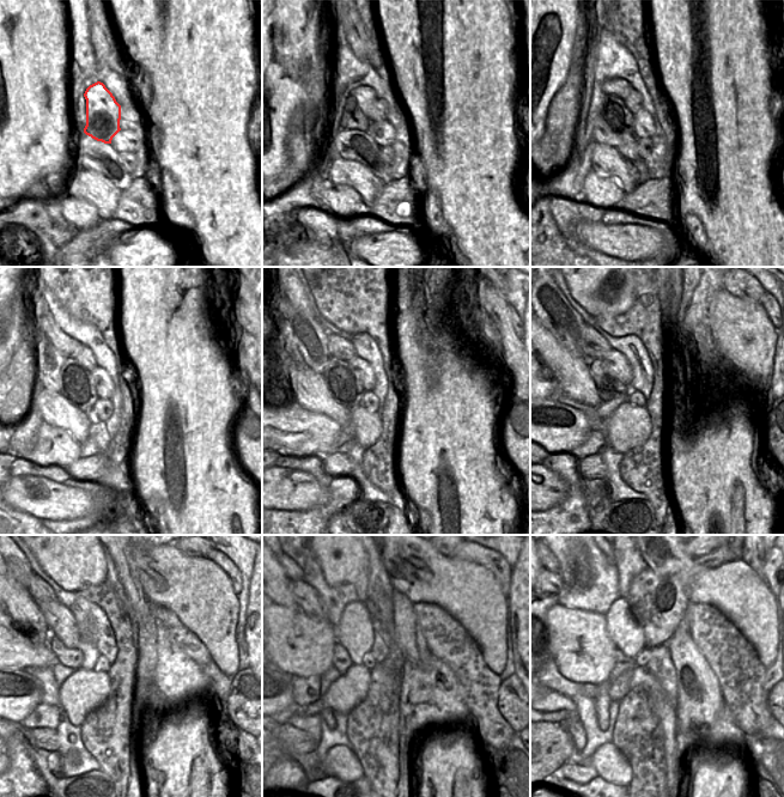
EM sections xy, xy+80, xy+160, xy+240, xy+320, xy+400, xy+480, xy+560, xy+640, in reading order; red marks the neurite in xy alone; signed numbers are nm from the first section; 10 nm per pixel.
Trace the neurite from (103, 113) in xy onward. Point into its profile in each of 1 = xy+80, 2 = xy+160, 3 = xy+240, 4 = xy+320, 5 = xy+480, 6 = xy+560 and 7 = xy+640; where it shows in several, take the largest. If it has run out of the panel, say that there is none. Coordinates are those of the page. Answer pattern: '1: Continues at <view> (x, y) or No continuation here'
1: Continues at xy+80 (365, 97)
2: Continues at xy+160 (615, 86)
3: Continues at xy+240 (83, 353)
4: Continues at xy+320 (339, 347)
5: Continues at xy+480 (41, 591)
6: Continues at xy+560 (292, 570)
7: Continues at xy+640 (554, 565)

